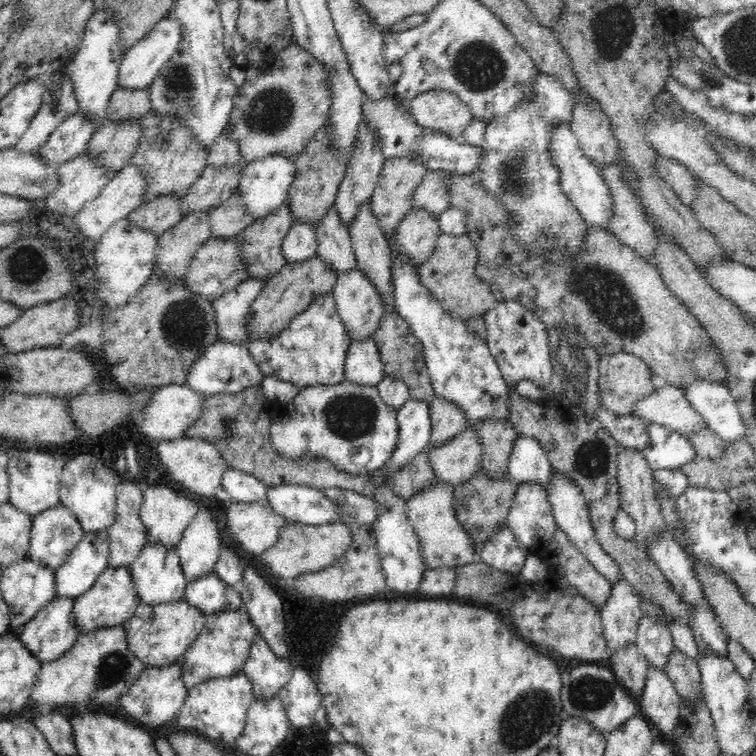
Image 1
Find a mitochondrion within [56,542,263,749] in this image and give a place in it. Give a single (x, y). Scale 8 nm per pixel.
(114, 666)

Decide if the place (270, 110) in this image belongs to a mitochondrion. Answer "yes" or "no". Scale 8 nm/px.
yes

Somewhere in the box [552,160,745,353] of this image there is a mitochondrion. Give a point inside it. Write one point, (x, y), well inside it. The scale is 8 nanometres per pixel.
(604, 294)

